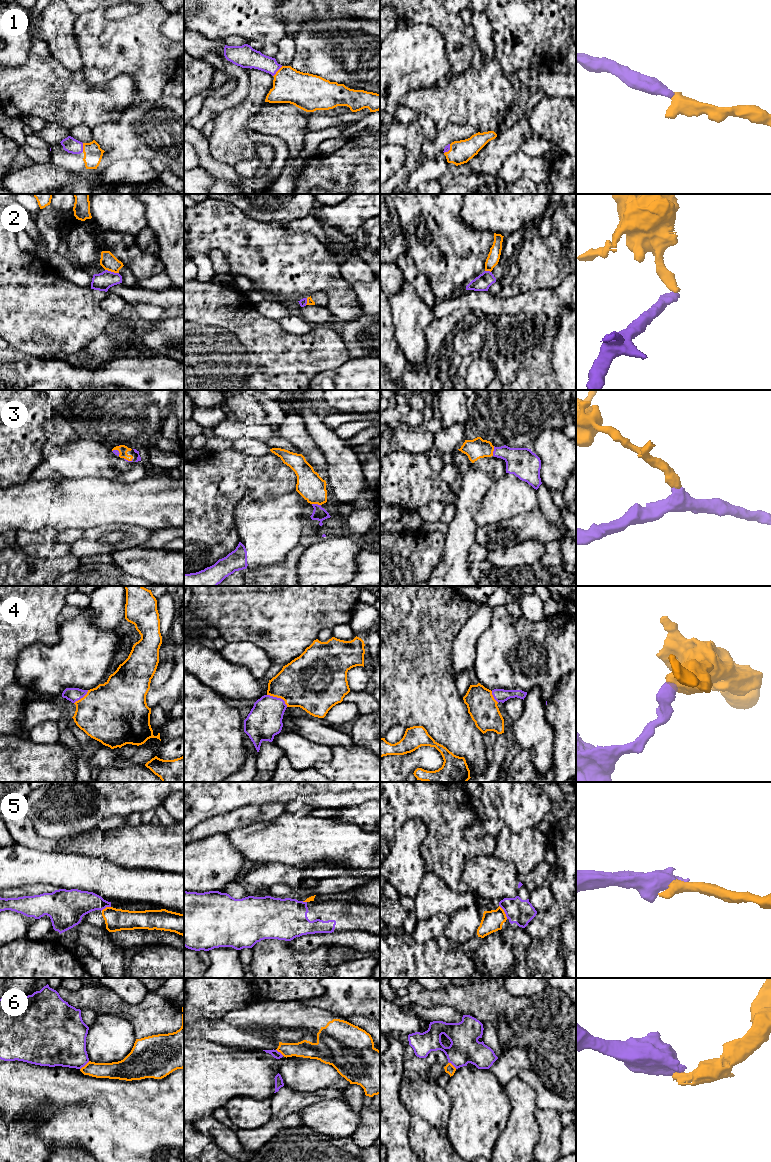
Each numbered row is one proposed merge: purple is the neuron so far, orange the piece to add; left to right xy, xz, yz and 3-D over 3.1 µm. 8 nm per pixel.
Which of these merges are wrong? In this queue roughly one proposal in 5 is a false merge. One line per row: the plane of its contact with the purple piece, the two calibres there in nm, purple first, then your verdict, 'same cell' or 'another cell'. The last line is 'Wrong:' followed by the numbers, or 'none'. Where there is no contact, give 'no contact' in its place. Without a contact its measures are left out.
1: contact in xz; calibres 160 and 280 nm; same cell
2: contact in xy; calibres 150 and 140 nm; another cell
3: contact in yz; calibres 240 and 160 nm; same cell
4: contact in xz; calibres 280 and 400 nm; same cell
5: contact in yz; calibres 200 and 170 nm; another cell
6: contact in xy; calibres 360 and 140 nm; another cell
Wrong: 2, 5, 6

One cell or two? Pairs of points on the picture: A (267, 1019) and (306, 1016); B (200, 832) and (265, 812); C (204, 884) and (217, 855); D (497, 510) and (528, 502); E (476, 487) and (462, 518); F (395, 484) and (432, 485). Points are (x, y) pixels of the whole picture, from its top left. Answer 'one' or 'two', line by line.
A: one
B: one
C: one
D: one
E: one
F: one

